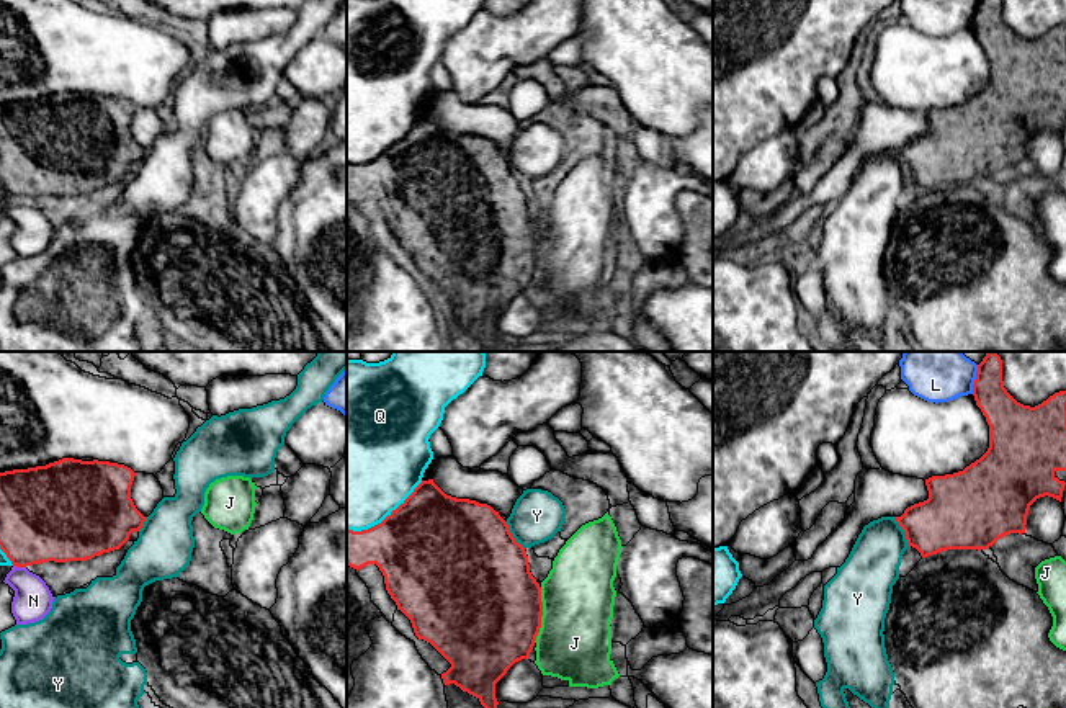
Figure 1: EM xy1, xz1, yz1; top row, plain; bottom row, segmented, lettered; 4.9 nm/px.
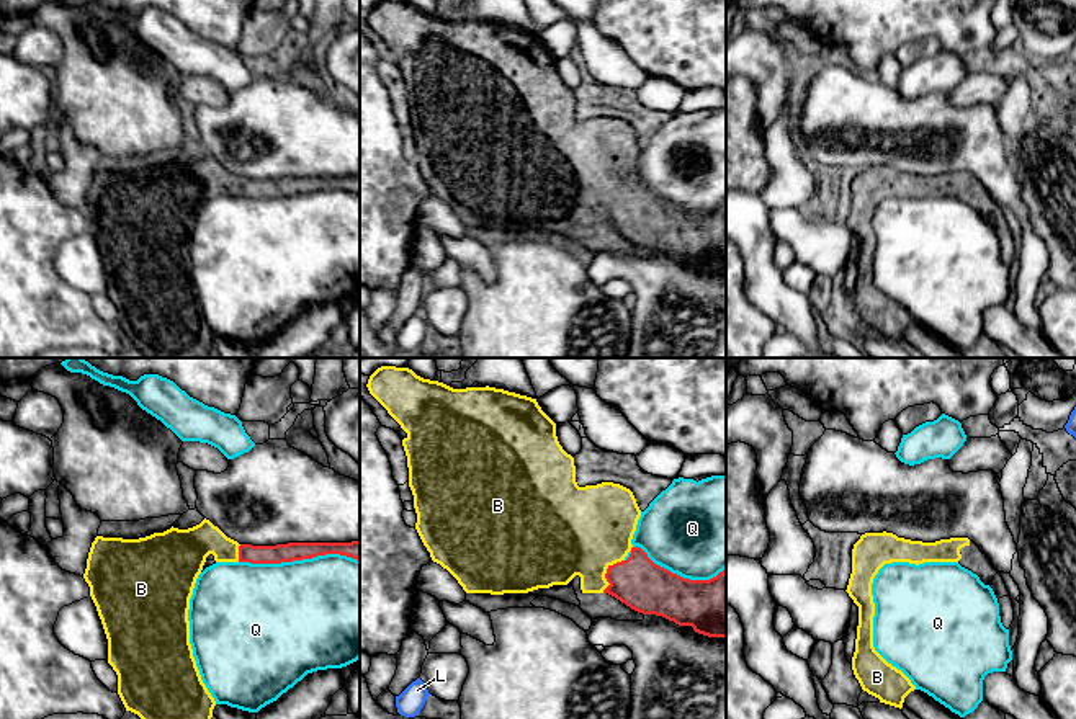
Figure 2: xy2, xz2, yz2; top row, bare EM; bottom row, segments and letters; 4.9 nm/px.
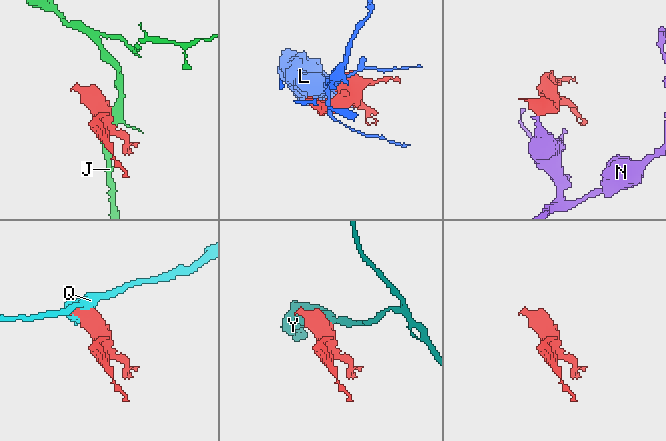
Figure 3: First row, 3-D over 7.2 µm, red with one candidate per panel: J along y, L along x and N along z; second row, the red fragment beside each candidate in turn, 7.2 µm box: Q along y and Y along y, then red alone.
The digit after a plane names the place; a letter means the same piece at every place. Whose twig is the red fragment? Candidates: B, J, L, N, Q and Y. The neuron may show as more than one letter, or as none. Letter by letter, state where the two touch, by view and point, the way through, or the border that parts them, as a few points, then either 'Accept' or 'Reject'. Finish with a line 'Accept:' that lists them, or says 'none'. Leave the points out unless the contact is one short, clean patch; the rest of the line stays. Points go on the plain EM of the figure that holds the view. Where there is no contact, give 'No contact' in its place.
B: Touches red at xz2 (607, 206). Path across: xz2 (643, 219), (607, 206), (594, 180), (579, 165). Accept
J: Touches red at xz1 (541, 249). Boundary: xz1 (541, 221), (541, 260), (533, 275). Reject
L: Touches red at yz1 (975, 13). Reject
N: Touches red at xy1 (20, 200). Boundary: xy1 (13, 198), (25, 201). Reject
Q: Touches red at xy2 (298, 193). Reject
Y: Touches red at xz1 (512, 170). Reject
Accept: B

